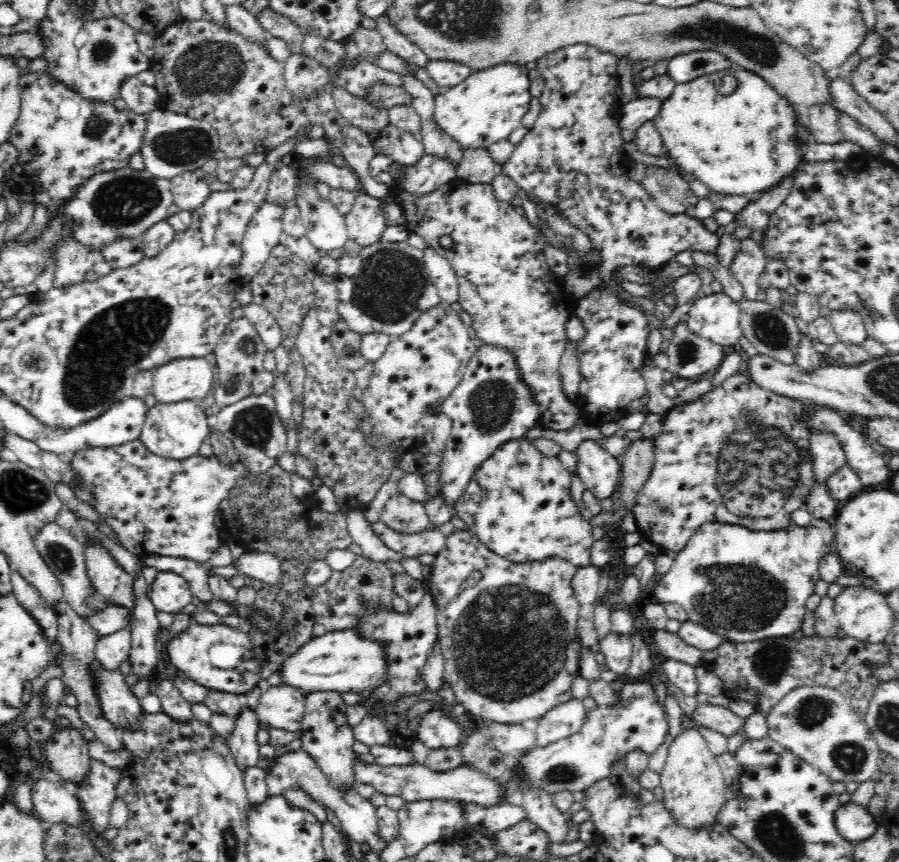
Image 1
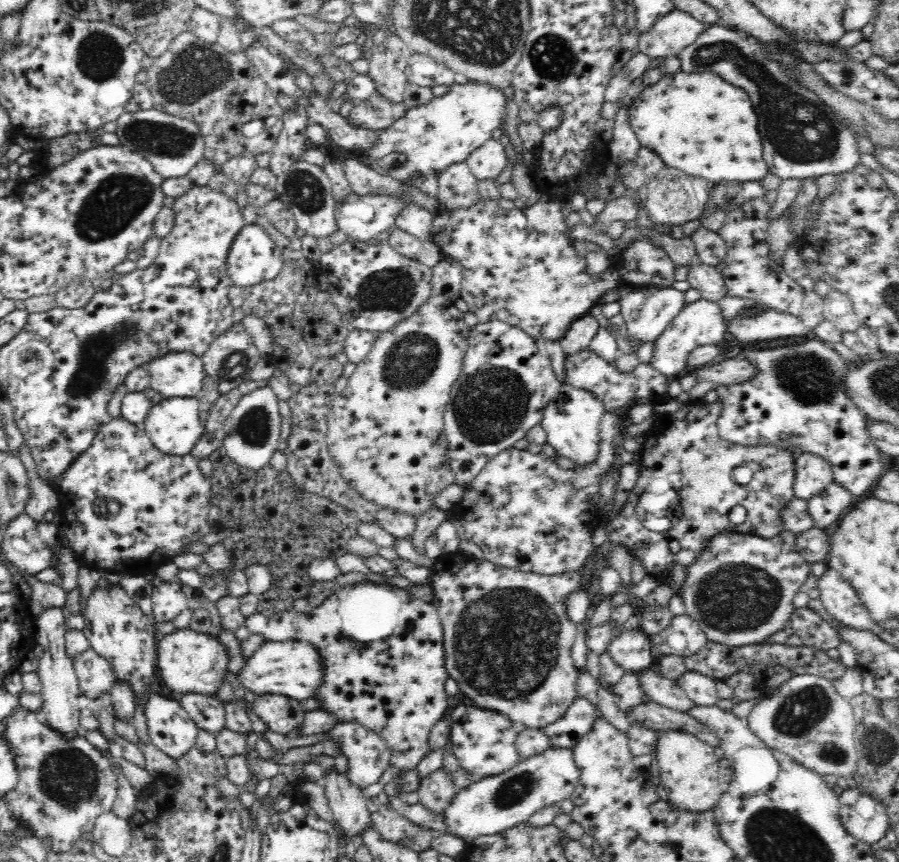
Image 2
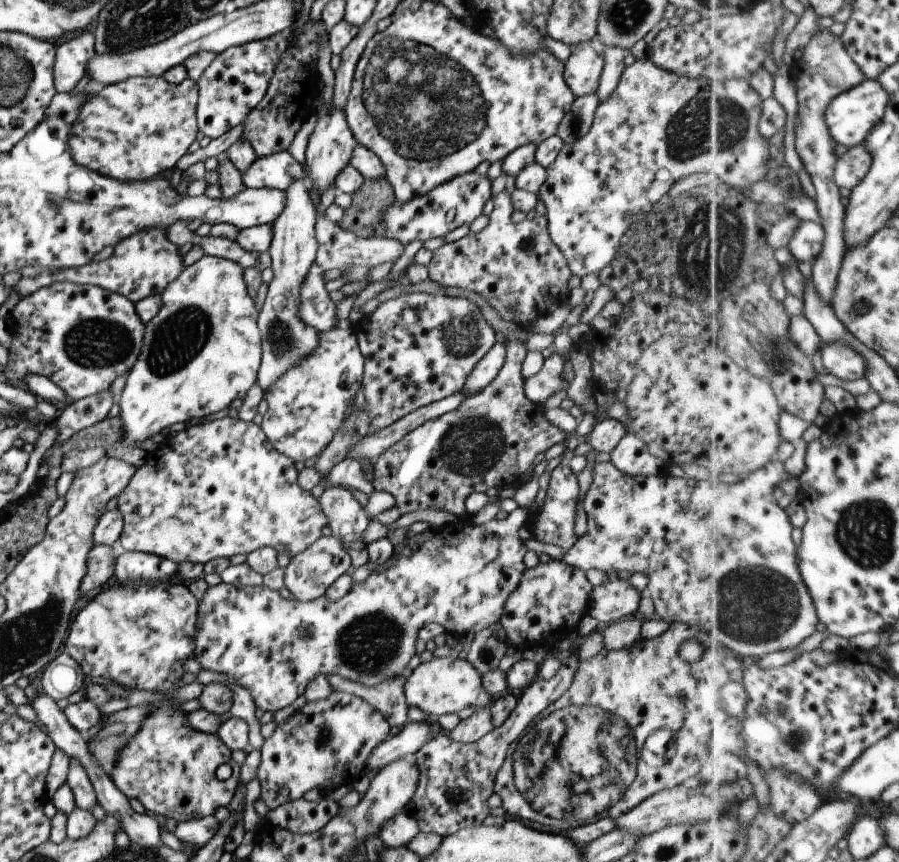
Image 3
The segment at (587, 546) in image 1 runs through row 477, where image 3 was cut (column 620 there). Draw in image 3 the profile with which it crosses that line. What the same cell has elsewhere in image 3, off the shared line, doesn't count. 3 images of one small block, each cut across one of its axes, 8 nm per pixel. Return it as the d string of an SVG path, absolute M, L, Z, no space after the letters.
M773 461L764 469L758 470L751 478L746 478L745 482L706 482L706 480L694 480L688 478L684 480L674 478L674 473L666 476L658 477L634 477L622 475L611 462L597 462L594 464L594 471L590 475L592 477L592 485L584 498L584 511L588 519L588 530L586 534L570 549L564 551L563 562L573 568L580 568L587 571L595 568L610 574L612 571L620 572L620 570L628 570L634 572L642 572L648 575L648 582L645 594L652 599L656 609L655 617L669 624L676 622L685 622L692 627L698 627L705 631L708 635L719 636L721 642L731 651L731 656L736 665L741 665L757 659L761 659L768 654L774 652L782 652L788 648L795 648L802 645L810 636L818 633L818 624L821 623L817 612L817 604L813 595L802 577L801 568L798 563L798 544L792 536L794 526L790 521L790 516L782 506L776 502L774 492L776 492L778 484L780 484L780 476L782 472L786 472L786 464Z

